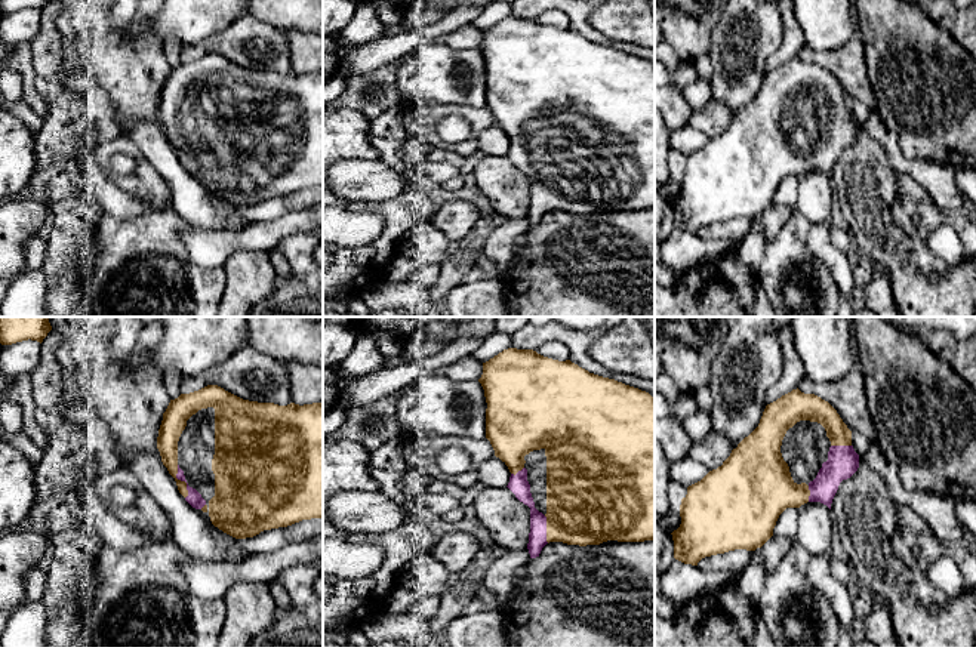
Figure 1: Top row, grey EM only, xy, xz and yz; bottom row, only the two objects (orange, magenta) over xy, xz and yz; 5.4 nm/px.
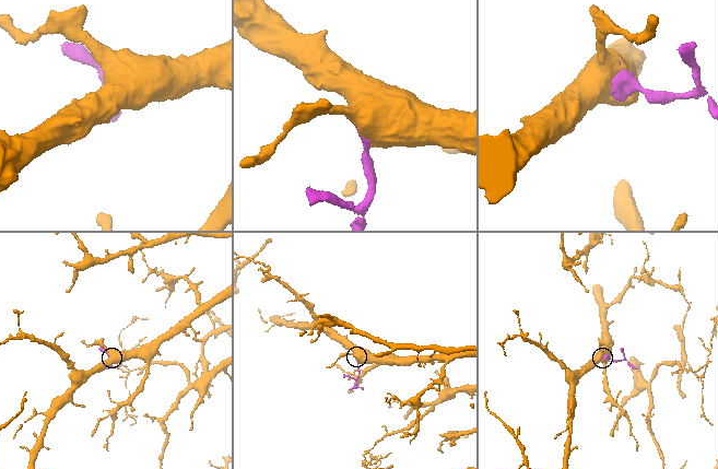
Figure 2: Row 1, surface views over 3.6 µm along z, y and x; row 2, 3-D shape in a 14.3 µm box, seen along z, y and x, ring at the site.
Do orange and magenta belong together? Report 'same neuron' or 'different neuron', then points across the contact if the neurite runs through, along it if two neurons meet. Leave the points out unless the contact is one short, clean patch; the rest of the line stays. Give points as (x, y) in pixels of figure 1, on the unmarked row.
same neuron

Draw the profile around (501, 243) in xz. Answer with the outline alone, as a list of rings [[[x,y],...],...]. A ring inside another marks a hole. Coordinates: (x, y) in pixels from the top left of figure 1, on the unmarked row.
[[[527,216],[505,218],[505,221],[493,228],[483,244],[484,255],[495,264],[496,277],[505,280],[514,265],[514,252],[517,240],[530,228]]]

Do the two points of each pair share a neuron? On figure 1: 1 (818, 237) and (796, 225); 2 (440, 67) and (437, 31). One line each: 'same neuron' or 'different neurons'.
1: different neurons
2: different neurons

